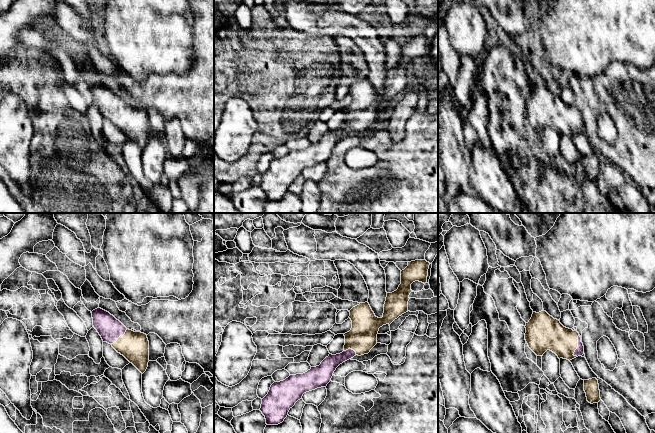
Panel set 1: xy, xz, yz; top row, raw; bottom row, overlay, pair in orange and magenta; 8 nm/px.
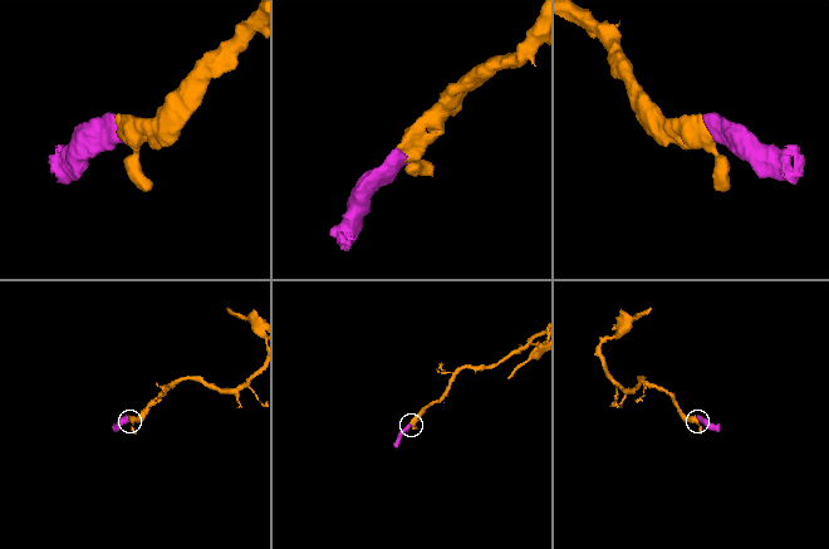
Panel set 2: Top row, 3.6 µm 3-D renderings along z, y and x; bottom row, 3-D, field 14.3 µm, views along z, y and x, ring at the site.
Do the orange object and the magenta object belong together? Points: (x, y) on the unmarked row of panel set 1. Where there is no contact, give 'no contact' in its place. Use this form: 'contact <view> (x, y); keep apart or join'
contact yz (577, 122); join

